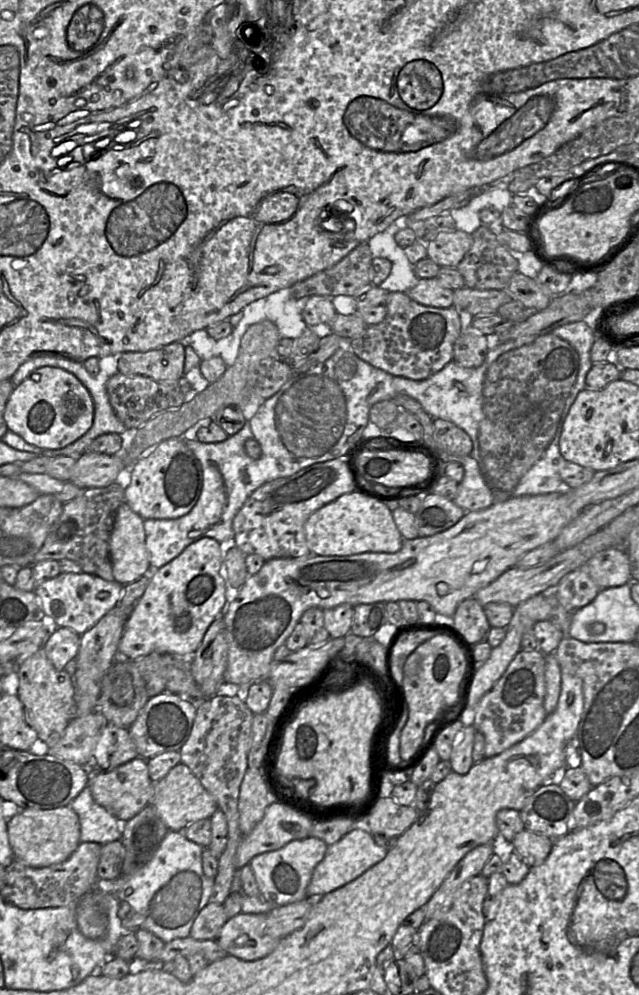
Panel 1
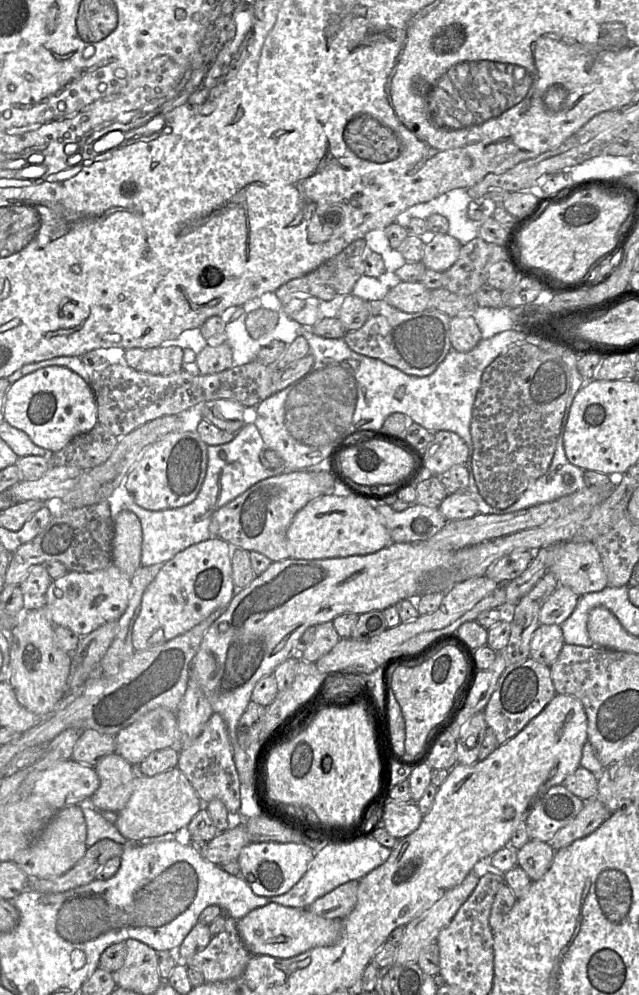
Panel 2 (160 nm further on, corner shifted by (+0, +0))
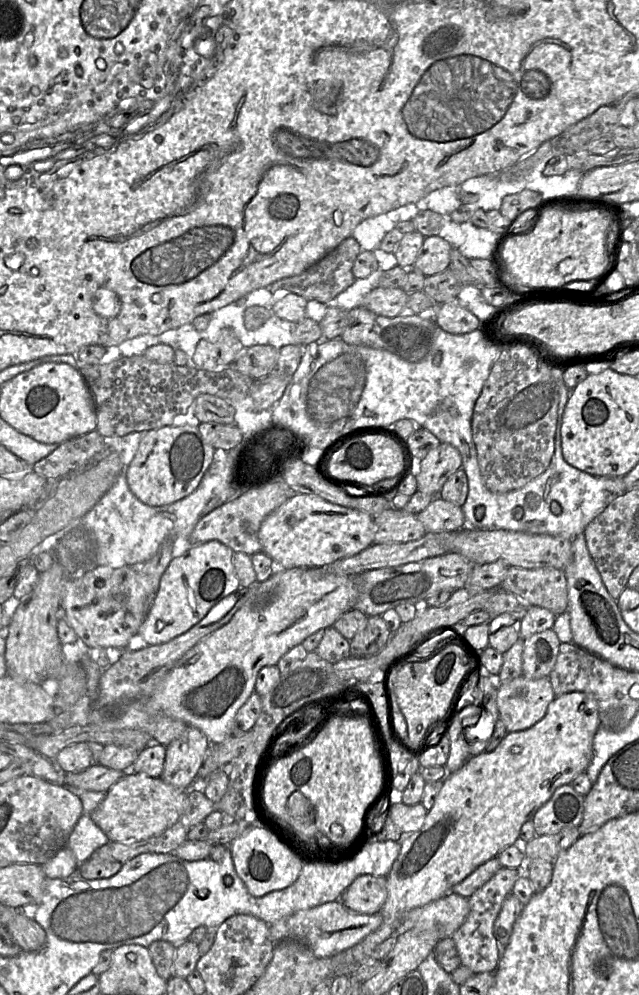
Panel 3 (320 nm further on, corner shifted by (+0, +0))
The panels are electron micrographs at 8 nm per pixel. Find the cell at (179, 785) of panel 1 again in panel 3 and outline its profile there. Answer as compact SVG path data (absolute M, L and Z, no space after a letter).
M125 772L90 814L111 842L140 842L158 836L175 824L187 807L187 790L167 784L161 777Z

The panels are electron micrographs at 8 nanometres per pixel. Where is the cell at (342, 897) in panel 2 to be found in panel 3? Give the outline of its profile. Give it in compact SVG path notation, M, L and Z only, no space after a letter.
M360 875L344 891L340 900L360 914L376 914L387 898L386 876Z

